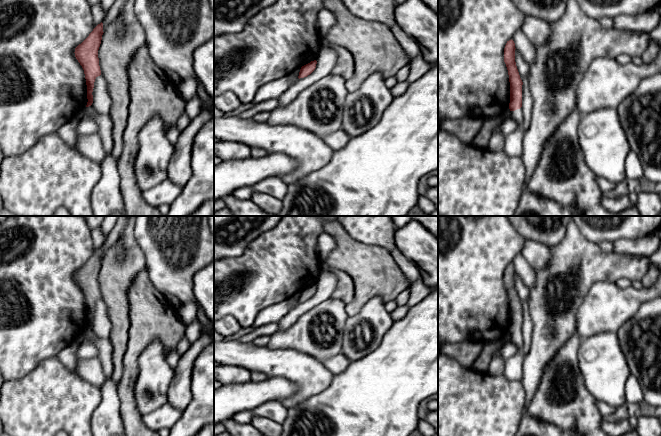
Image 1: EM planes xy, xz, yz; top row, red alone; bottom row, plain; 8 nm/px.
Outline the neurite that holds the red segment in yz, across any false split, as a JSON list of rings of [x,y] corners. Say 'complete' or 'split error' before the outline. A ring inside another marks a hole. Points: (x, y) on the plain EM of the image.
split error | [[[512,263],[507,265],[504,272],[504,286],[508,294],[510,306],[510,341],[516,345],[518,352],[522,352],[523,338],[521,331],[523,306],[520,302],[515,286],[515,273],[514,265]]]

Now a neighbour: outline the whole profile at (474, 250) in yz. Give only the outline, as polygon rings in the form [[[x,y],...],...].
[[[438,216],[438,354],[443,343],[458,343],[475,340],[484,344],[492,341],[504,341],[510,327],[510,306],[504,286],[504,272],[517,254],[522,253],[525,238],[511,225],[506,216]]]

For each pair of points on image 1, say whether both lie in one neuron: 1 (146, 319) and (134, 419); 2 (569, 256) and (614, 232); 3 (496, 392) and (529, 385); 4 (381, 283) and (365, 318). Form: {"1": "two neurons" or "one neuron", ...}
{"1": "one neuron", "2": "two neurons", "3": "two neurons", "4": "two neurons"}

